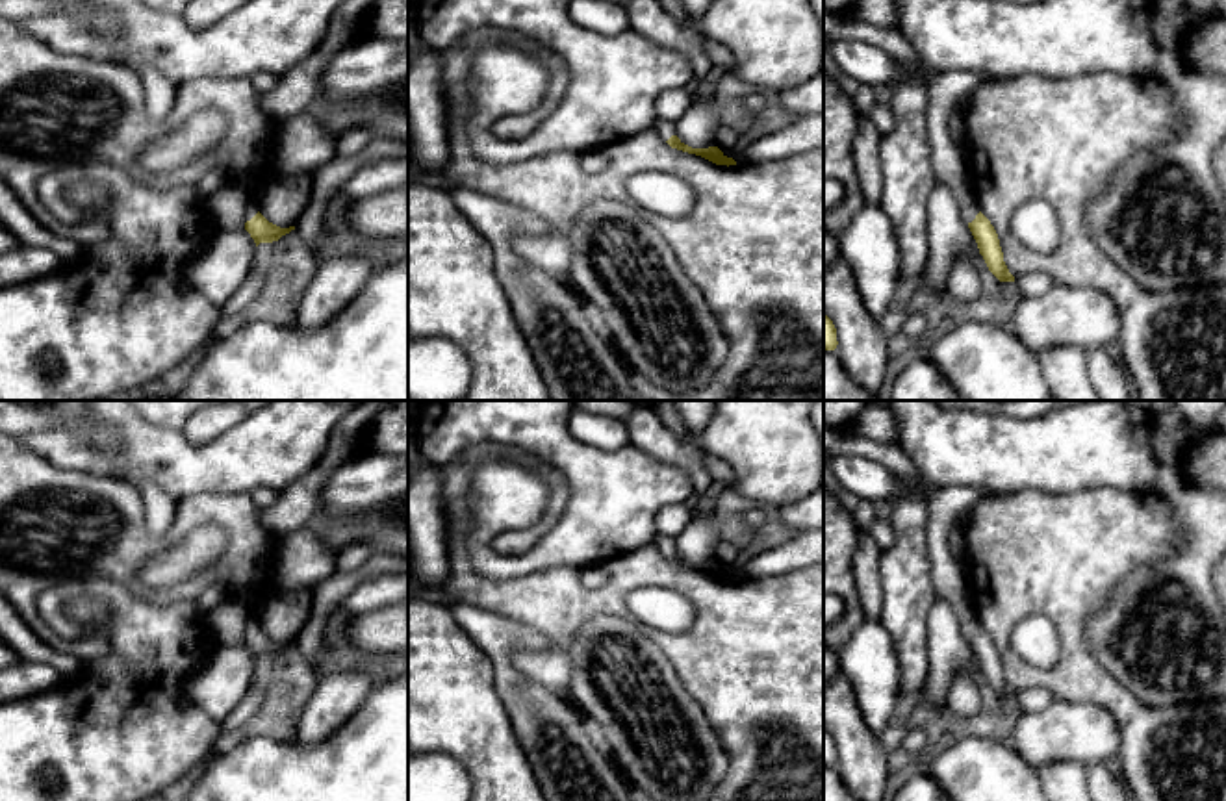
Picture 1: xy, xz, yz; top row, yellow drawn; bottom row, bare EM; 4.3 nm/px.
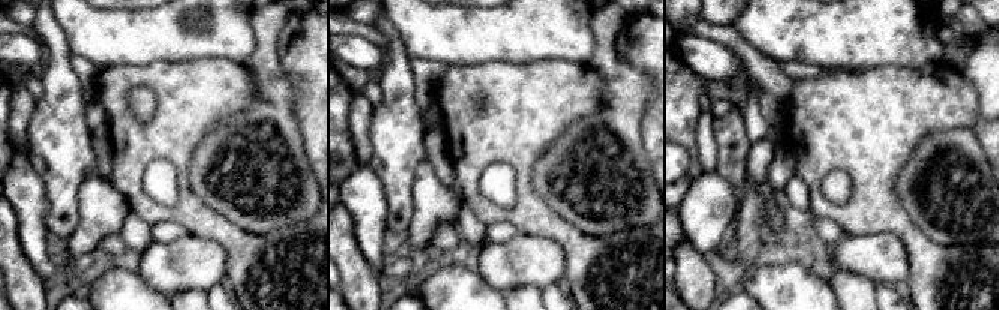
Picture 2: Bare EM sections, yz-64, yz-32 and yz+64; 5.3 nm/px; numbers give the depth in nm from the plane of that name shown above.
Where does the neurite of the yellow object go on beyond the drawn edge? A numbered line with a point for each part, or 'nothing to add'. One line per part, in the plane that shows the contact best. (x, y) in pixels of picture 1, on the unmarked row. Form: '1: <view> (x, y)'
1: yz (950, 579)

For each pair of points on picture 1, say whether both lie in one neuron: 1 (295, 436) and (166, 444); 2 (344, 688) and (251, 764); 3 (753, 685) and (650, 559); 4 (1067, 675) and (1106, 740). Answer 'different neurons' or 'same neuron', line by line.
1: same neuron
2: different neurons
3: same neuron
4: different neurons

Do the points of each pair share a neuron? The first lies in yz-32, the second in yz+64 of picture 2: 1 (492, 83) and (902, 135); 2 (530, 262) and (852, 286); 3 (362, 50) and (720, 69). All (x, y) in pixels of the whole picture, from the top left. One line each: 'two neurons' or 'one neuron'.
1: one neuron
2: two neurons
3: one neuron

